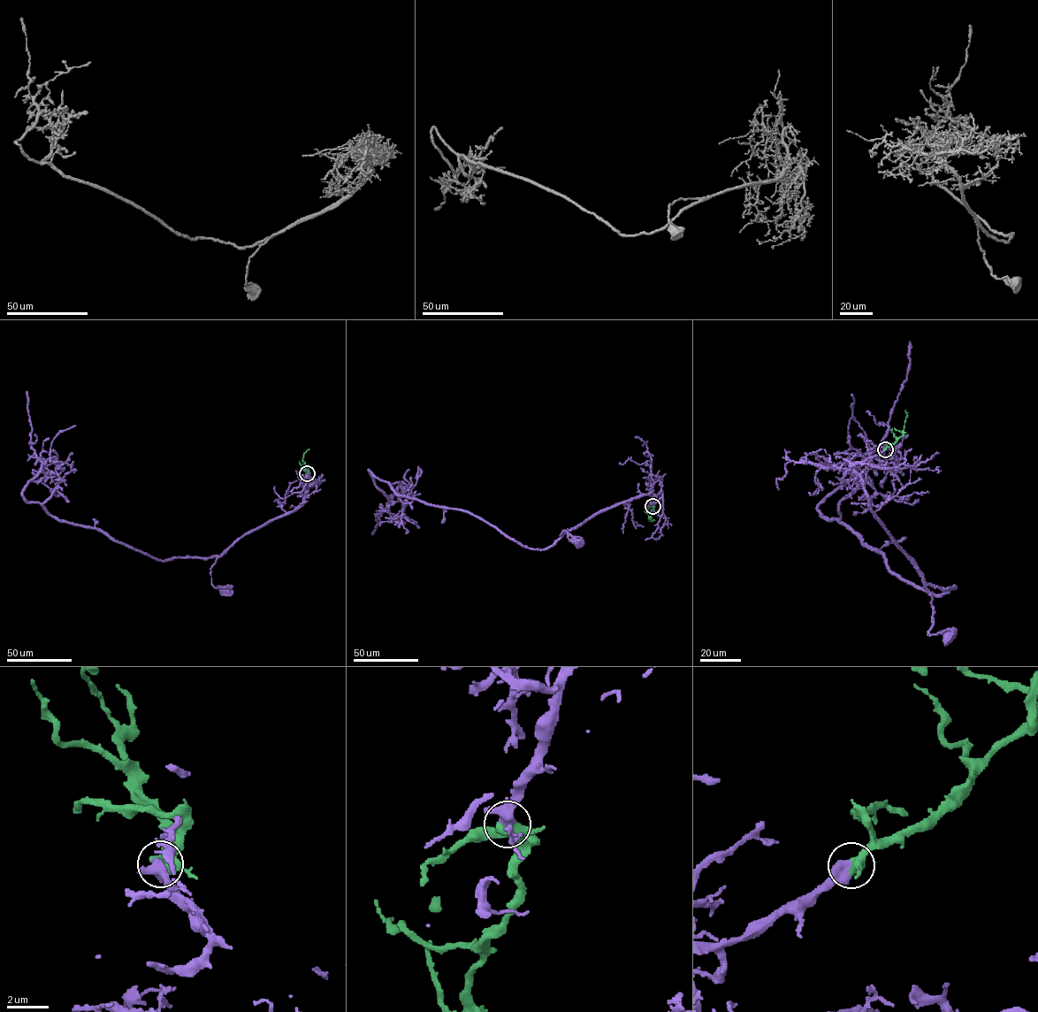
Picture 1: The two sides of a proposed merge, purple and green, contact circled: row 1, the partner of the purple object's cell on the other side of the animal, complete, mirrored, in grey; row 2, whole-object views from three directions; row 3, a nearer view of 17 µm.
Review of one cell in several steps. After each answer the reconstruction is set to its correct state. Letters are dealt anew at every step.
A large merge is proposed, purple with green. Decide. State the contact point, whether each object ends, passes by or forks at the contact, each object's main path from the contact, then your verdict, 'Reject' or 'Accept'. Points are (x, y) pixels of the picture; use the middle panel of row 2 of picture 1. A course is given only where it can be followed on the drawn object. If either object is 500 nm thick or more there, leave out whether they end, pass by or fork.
Place: (652, 506). At the ring purple passes by. At the ring green passes by. Course of purple: (652, 506), (660, 489), (658, 480), (652, 484), (647, 494), (599, 510), (560, 533), (566, 532), (577, 543). Course of green: (652, 506), (649, 519), (655, 520). Accept

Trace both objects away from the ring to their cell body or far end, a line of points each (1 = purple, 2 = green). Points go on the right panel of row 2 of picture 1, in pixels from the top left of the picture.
1: (885, 449), (859, 462), (845, 460), (860, 478), (868, 506), (912, 562), (931, 597), (930, 634), (950, 635)
2: (885, 449), (902, 435), (905, 410)

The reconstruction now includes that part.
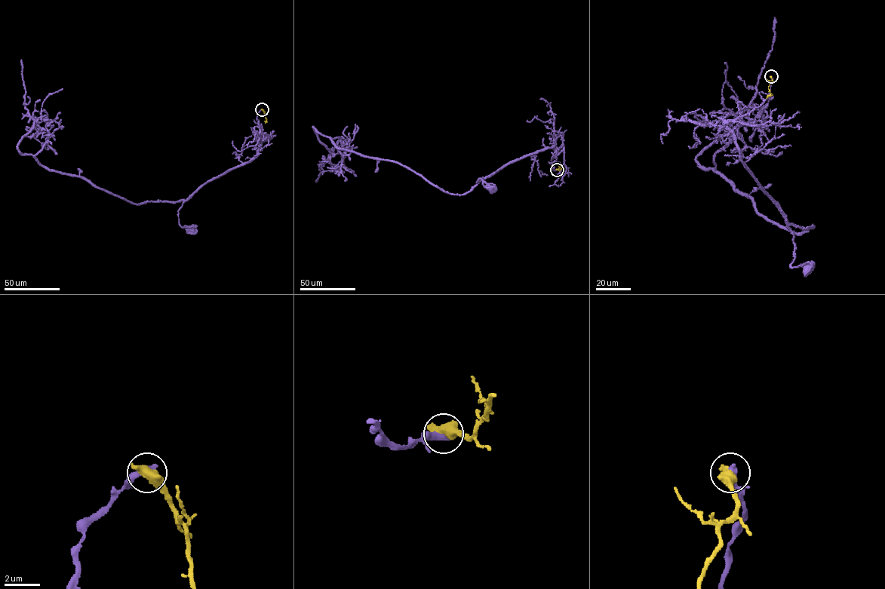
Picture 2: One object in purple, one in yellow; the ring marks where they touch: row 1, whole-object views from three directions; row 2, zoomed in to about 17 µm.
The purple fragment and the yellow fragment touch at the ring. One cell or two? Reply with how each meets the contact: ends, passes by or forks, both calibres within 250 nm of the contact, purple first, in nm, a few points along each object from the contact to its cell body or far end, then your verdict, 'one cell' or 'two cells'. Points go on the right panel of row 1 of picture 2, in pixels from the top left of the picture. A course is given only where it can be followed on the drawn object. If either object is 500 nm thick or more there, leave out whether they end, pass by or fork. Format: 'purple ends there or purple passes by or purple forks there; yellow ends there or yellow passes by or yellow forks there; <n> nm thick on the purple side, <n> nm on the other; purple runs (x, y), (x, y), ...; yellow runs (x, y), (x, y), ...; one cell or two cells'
480 nm thick on the purple side, 750 nm on the other; purple runs (771, 77), (760, 105), (720, 118), (793, 235), (792, 267), (809, 268); yellow runs (771, 77), (768, 88), (770, 93), (766, 98); two cells

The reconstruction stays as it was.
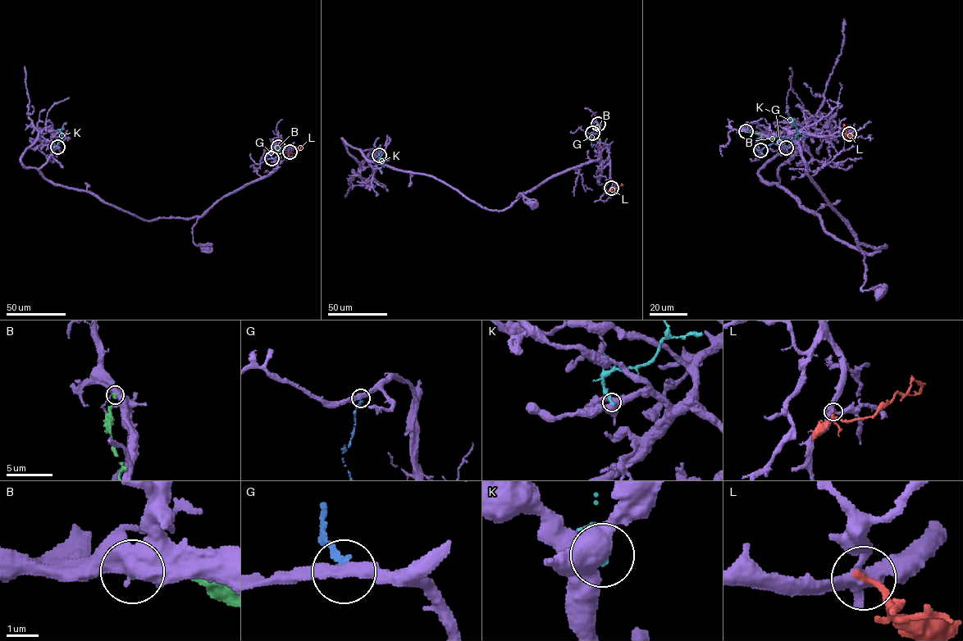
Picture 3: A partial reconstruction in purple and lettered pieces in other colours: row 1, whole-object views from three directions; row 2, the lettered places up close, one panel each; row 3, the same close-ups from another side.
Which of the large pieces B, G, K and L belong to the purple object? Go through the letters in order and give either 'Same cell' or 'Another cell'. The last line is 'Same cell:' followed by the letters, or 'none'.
B: Another cell
G: Another cell
K: Another cell
L: Another cell
Same cell: none

